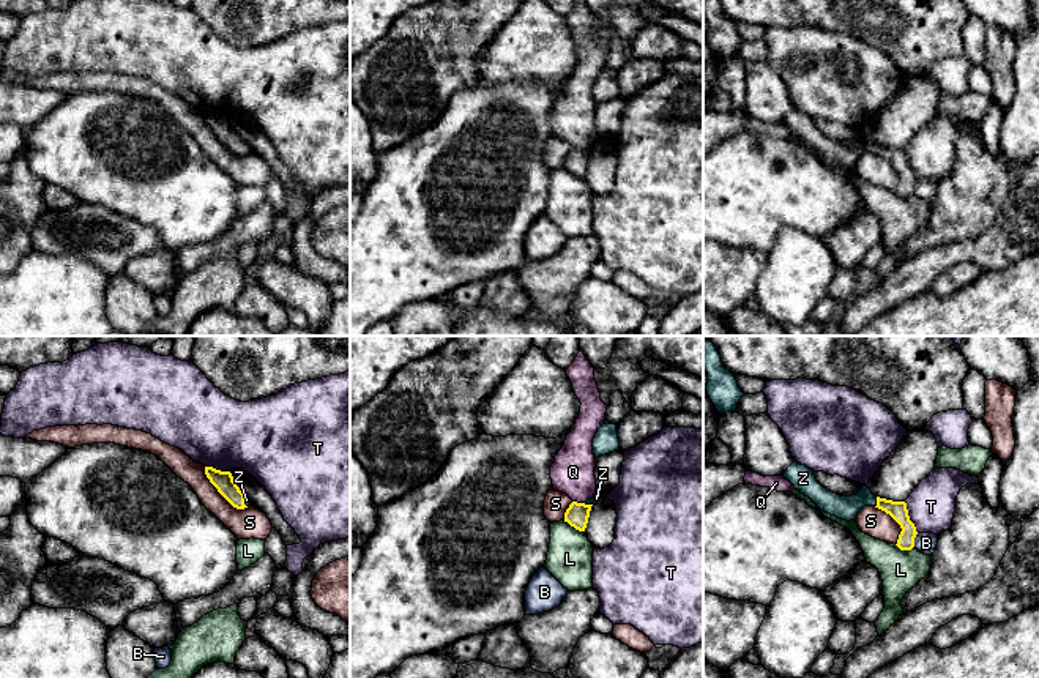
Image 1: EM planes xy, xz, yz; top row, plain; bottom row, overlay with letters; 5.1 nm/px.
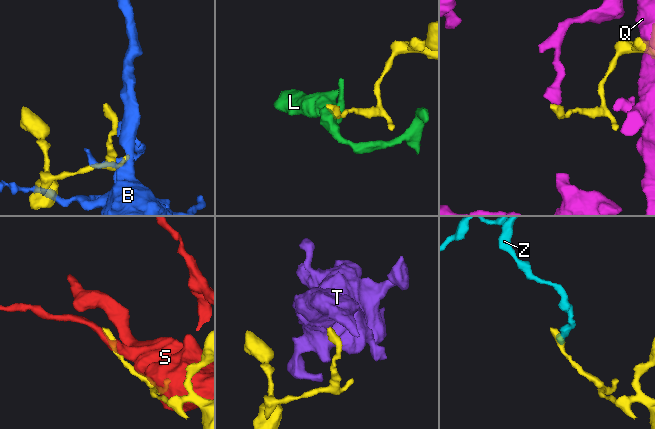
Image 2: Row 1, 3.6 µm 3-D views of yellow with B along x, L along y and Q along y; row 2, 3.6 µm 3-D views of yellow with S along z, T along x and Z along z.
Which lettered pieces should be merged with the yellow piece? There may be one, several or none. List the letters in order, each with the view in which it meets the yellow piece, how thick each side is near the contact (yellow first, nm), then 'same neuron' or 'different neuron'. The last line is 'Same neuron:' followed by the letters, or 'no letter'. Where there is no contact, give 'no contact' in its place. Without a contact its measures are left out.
B: yz | 100/110 nm | different neuron
L: xz | 120/240 nm | different neuron
Q: xz | 120/220 nm | different neuron
S: xy | 100/160 nm | different neuron
T: yz | 100/240 nm | different neuron
Z: yz | 100/120 nm | same neuron
Same neuron: Z

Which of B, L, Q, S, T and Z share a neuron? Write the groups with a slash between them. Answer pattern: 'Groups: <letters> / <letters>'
Groups: B / L / Q / S / T / Z

